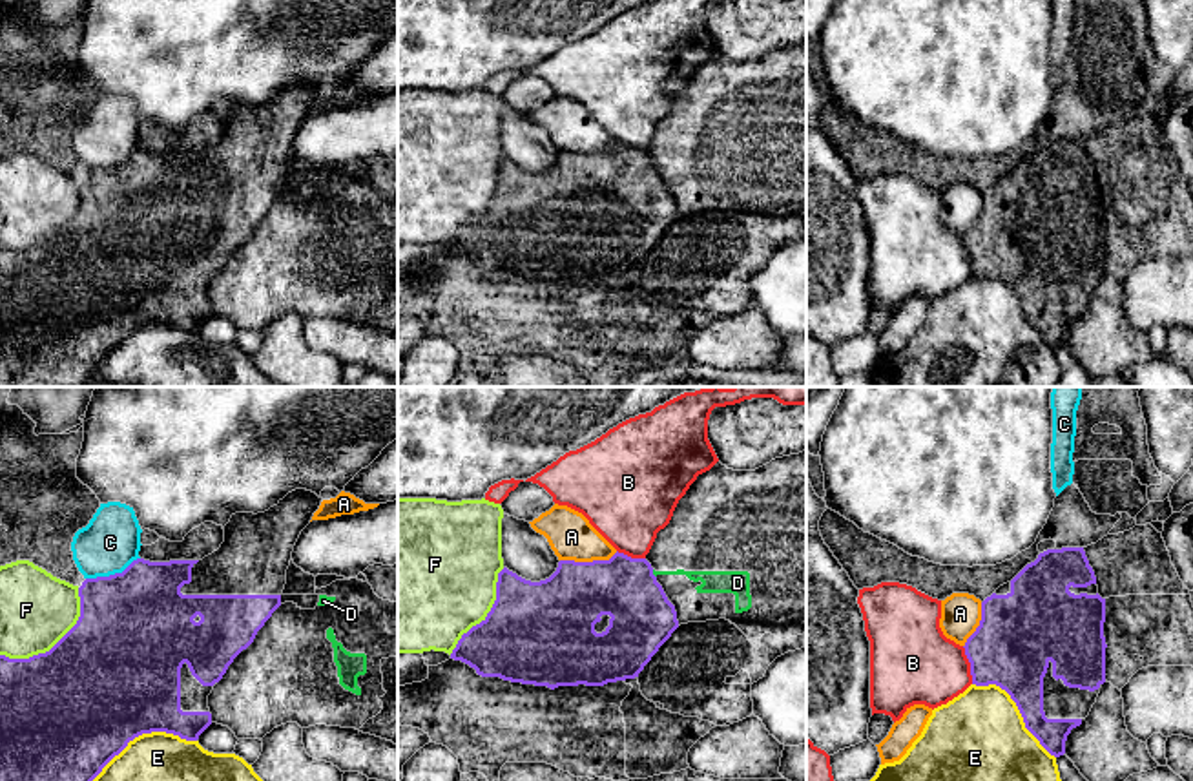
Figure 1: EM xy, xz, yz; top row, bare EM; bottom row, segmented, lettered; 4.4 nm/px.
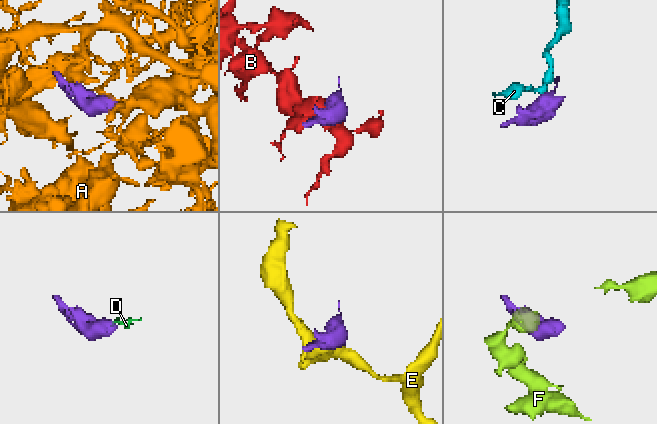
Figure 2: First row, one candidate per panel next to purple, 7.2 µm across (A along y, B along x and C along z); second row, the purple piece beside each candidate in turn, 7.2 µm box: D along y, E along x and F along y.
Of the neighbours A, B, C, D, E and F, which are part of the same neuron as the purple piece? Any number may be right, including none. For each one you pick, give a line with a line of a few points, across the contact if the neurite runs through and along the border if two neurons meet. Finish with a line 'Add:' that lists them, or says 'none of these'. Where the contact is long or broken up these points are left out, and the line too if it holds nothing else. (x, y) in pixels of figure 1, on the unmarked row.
Add: none of these

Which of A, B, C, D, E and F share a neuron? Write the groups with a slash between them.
A / B / C / D / E / F

